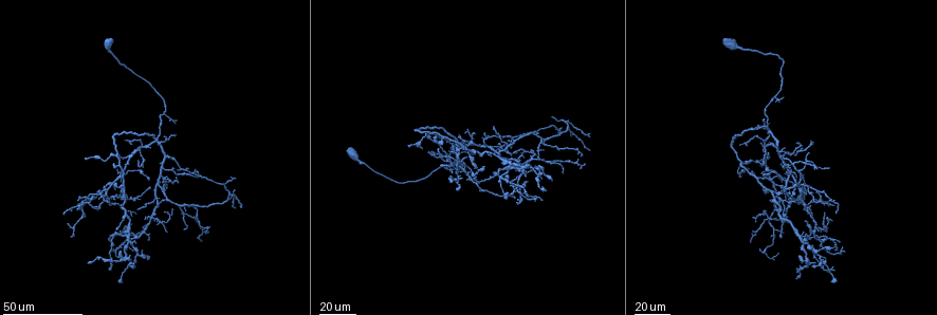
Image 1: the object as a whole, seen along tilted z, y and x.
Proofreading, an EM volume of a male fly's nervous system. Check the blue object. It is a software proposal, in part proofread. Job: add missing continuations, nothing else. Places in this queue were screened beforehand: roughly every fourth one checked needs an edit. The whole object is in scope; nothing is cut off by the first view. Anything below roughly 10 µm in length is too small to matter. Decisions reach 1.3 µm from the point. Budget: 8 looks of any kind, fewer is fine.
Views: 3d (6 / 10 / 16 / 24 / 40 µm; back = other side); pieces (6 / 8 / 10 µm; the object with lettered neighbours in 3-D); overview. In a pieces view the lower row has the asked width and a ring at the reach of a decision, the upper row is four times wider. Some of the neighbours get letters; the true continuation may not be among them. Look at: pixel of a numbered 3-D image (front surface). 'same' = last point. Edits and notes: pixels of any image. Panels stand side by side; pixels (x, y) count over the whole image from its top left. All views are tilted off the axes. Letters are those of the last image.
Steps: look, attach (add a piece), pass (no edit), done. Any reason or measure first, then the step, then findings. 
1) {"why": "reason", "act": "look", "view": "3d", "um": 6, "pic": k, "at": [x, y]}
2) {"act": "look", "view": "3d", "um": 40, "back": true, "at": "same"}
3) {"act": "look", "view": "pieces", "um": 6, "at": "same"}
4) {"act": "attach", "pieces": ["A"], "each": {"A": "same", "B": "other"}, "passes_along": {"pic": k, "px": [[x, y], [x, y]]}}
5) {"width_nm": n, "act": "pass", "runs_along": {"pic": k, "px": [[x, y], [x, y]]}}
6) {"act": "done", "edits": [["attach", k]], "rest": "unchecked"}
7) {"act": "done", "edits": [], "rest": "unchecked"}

{"act": "look", "view": "3d", "um": 40, "pic": 1, "at": [166, 233]}

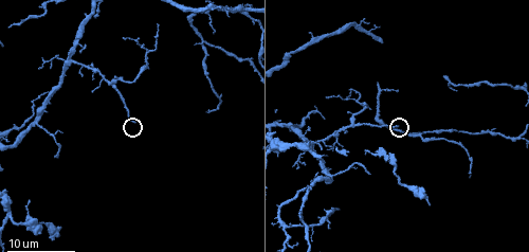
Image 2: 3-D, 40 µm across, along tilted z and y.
{"act": "look", "view": "pieces", "um": 6, "pic": 2, "at": [132, 123]}

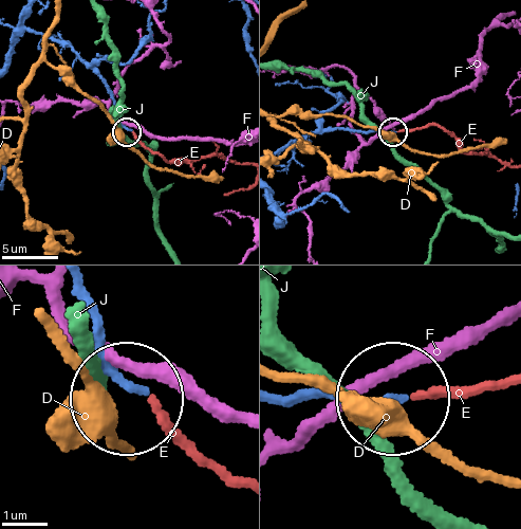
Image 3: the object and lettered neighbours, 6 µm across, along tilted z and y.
{"act": "attach", "pieces": ["E"], "each": {"D": "other", "E": "same", "F": "other", "J": "other"}, "passes_along": {"pic": 3, "px": [[280, 396], [413, 400], [500, 385]]}, "found": "it goes on there"}

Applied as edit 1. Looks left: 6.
{"why": "tapers out", "act": "look", "view": "3d", "um": 40, "pic": 1, "at": [86, 217]}

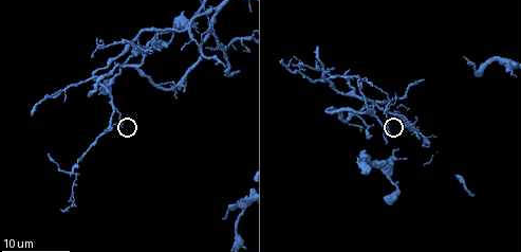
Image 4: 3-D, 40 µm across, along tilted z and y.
{"act": "look", "view": "pieces", "um": 10, "pic": 4, "at": [391, 133]}

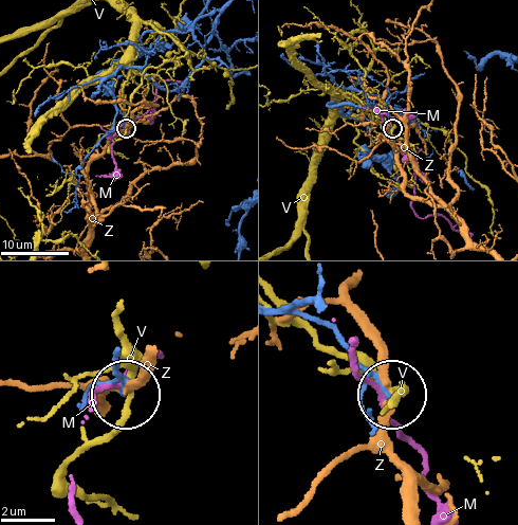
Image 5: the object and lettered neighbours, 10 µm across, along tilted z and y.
{"act": "pass", "each": {"M": "other", "V": "other", "Z": "other"}, "runs_along": {"pic": 5, "px": [[281, 306], [331, 326], [346, 352], [388, 392]]}, "found": "no lettered piece goes on from it"}

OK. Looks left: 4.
{"why": "tapers out", "act": "look", "view": "3d", "um": 40, "pic": 1, "at": [175, 134]}

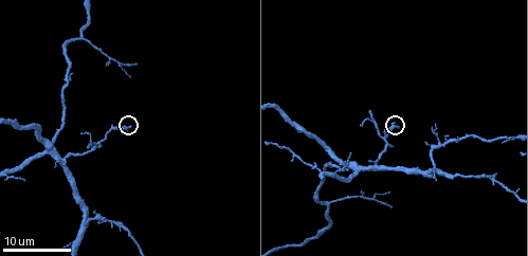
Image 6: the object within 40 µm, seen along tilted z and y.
{"why": "what lies round it", "act": "look", "view": "pieces", "um": 6, "pic": 6, "at": [130, 127]}

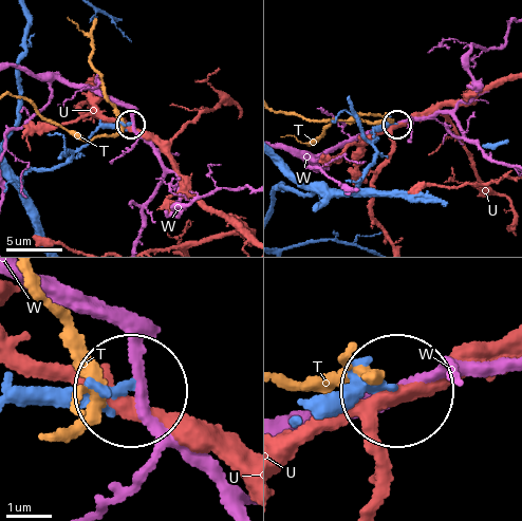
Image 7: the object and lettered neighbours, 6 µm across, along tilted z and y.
{"act": "pass", "each": {"T": "other", "U": "other", "W": "other"}, "runs_along": {"pic": 7, "px": [[19, 398], [125, 395]]}, "found": "none of them fits"}

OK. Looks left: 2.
{"why": "branch stops here", "act": "look", "view": "3d", "um": 40, "pic": 1, "at": [233, 178]}

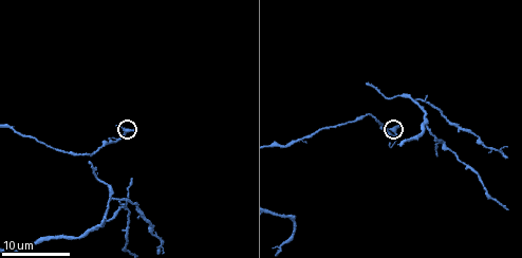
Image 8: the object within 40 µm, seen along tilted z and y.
{"act": "look", "view": "pieces", "um": 6, "pic": 8, "at": [402, 126]}

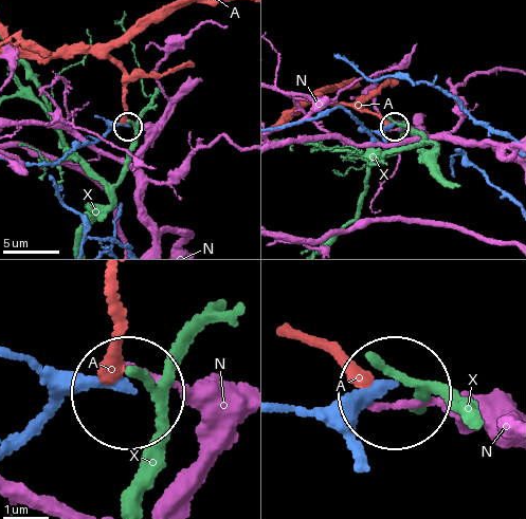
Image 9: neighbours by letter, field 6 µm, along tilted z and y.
{"act": "pass", "each": {"A": "other", "N": "other", "X": "other"}, "found": "none of them fits"}

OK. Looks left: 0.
{"act": "done", "edits": [["attach", 3]], "rest": "unchecked"}

